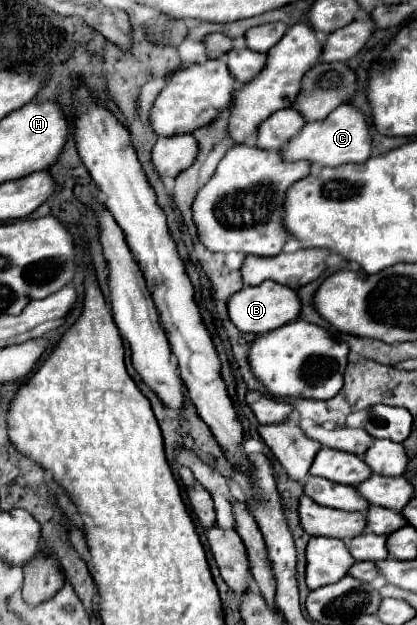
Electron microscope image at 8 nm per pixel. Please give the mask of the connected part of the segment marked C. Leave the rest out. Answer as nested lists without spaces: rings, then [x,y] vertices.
[[[346,103],[332,111],[326,119],[318,123],[306,123],[302,131],[296,137],[292,137],[286,143],[286,147],[282,147],[282,153],[286,161],[308,159],[320,167],[338,167],[344,163],[362,163],[370,159],[374,153],[374,143],[364,113],[358,107]]]

